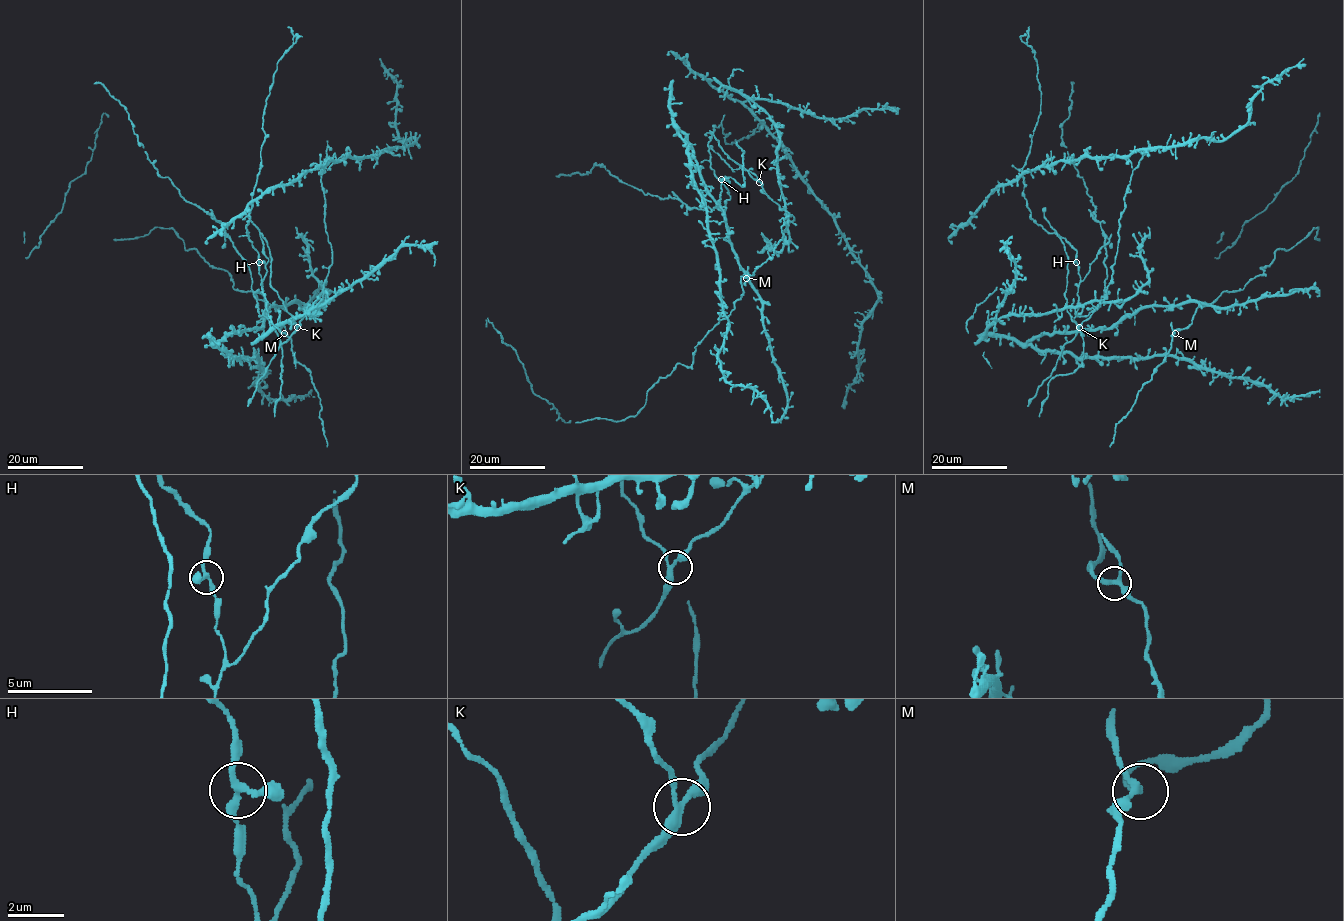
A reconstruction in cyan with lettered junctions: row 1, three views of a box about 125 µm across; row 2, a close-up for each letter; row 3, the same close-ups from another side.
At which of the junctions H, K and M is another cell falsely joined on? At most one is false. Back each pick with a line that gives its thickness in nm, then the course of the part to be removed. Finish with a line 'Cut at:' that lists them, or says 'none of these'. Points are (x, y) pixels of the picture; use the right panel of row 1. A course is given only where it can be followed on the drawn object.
Cut at: none of these

